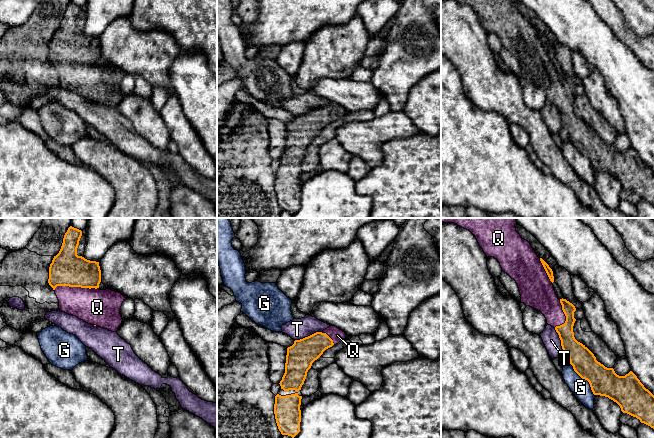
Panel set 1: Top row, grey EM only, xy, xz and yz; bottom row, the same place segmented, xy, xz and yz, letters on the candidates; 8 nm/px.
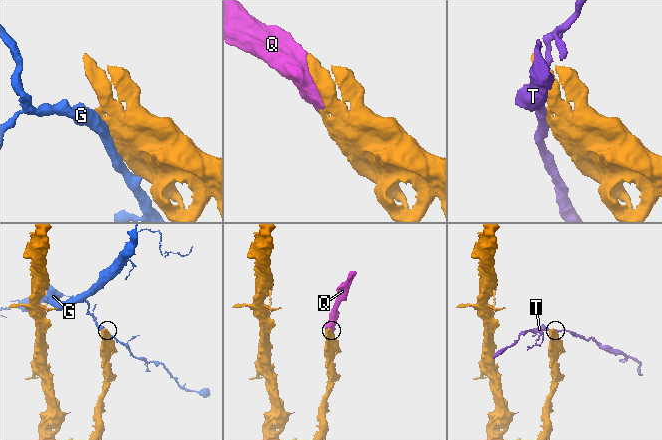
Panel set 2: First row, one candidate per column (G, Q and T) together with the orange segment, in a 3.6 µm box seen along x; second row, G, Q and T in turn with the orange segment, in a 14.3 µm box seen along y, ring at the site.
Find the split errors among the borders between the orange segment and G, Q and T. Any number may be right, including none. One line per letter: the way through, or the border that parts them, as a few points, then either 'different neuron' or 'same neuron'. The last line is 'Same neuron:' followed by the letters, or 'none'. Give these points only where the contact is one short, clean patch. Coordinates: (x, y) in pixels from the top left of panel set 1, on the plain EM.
G: different neuron
Q: same neuron
T: along xz (321, 107), (316, 107), (295, 116) | different neuron
Same neuron: Q

